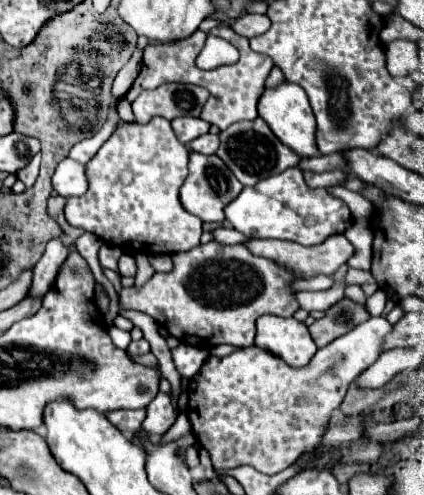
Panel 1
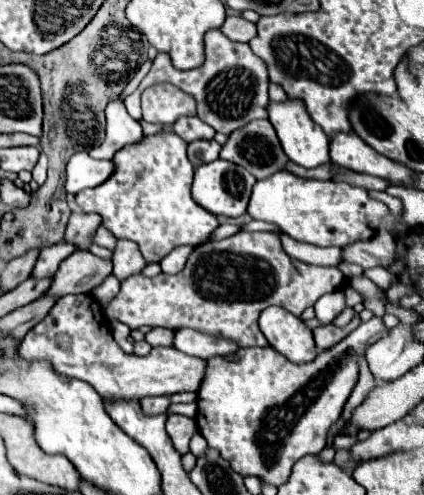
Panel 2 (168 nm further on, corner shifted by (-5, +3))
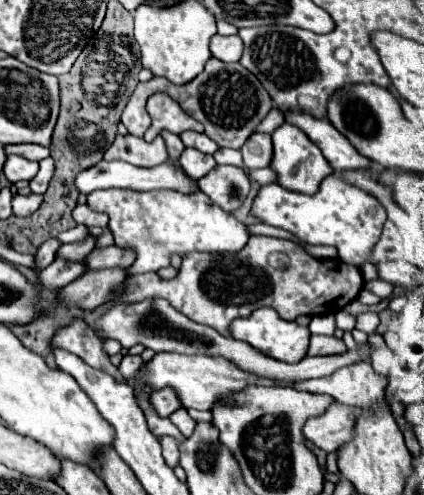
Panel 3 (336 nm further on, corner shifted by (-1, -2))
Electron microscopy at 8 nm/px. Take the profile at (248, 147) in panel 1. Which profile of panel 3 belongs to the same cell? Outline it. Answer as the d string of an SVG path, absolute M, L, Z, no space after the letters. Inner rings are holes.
M252 134L246 144L240 148L244 156L244 164L248 170L266 168L272 158L272 140L270 134Z

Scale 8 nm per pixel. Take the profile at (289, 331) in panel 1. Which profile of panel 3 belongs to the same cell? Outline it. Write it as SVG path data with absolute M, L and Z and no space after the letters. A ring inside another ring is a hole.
M260 308L260 310L254 310L246 318L236 318L230 324L230 336L236 338L236 340L242 340L242 342L248 342L252 348L264 352L266 356L270 356L274 360L294 364L294 362L300 362L306 356L310 330L306 326L298 326L296 322L282 320L278 316L278 312L272 310L272 308Z

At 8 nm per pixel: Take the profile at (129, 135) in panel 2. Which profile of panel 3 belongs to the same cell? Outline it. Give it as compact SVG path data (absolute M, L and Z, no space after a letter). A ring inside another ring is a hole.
M118 134L114 144L104 154L104 160L124 160L132 166L142 166L142 168L158 166L158 164L166 162L168 158L170 156L168 156L164 138L160 138L160 136L148 144L142 138Z

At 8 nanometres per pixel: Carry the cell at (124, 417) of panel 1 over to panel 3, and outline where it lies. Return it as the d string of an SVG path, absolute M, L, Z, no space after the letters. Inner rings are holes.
M172 388L154 390L152 396L150 396L150 400L152 400L152 406L156 408L156 412L158 412L160 416L170 416L170 414L176 412L178 408L182 408L182 406L180 406L180 400L178 400L178 396L176 396L176 392L174 392Z

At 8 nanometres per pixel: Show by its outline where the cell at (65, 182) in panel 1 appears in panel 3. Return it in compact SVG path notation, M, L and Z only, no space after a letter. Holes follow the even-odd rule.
M112 160L112 162L98 162L96 166L92 166L90 170L84 170L78 174L76 178L76 186L82 194L90 194L94 190L102 190L102 188L130 188L130 190L176 190L180 194L192 194L198 190L198 182L188 178L180 166L172 160L164 162L162 166L154 166L150 170L142 170L138 166L130 166L128 162L120 162L120 160Z

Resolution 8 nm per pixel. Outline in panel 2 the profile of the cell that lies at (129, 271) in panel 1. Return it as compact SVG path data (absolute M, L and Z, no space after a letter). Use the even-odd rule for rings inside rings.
M100 225L93 237L93 241L98 245L113 251L116 246L117 239L110 231L108 231L108 229Z

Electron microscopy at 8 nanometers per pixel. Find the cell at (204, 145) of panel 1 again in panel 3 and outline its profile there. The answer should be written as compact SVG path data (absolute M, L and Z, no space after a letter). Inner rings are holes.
M186 148L186 150L182 152L182 156L180 156L178 162L180 162L180 166L184 168L184 172L186 172L190 178L194 178L194 180L200 180L202 176L206 176L206 174L216 166L216 162L214 162L212 156L202 154L202 152L198 152L198 150L190 150L190 148Z

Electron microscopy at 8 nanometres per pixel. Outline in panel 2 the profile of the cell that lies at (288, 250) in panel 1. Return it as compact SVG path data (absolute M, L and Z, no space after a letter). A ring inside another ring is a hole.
M378 231L372 239L342 247L342 261L368 267L388 267L396 257L396 243L388 231Z

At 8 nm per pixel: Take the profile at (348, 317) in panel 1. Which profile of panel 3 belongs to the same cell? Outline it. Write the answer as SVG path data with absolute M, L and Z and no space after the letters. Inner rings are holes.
M312 336L310 338L310 356L334 356L334 354L344 354L346 346L342 340L334 336Z

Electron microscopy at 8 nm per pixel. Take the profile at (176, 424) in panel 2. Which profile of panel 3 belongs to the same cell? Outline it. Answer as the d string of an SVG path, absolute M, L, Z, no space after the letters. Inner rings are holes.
M164 436L160 440L160 444L162 444L162 456L164 456L166 464L176 468L178 466L178 442L172 436Z

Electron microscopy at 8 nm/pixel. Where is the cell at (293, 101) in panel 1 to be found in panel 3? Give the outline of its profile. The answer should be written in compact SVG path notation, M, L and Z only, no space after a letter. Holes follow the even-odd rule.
M288 122L282 124L272 134L272 142L274 142L274 156L272 156L270 168L276 172L276 184L280 184L286 190L302 192L302 194L316 194L320 182L334 172L328 160L322 156L322 152L310 142L310 138L306 138L302 130L298 130L296 126L290 126Z

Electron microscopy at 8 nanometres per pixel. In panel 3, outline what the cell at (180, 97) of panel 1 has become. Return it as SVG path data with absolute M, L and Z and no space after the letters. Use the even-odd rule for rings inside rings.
M154 94L154 98L148 100L148 114L152 118L152 126L146 130L144 140L152 142L156 136L160 136L162 130L168 130L172 134L182 134L186 130L204 132L204 126L188 116L172 98L164 94Z

